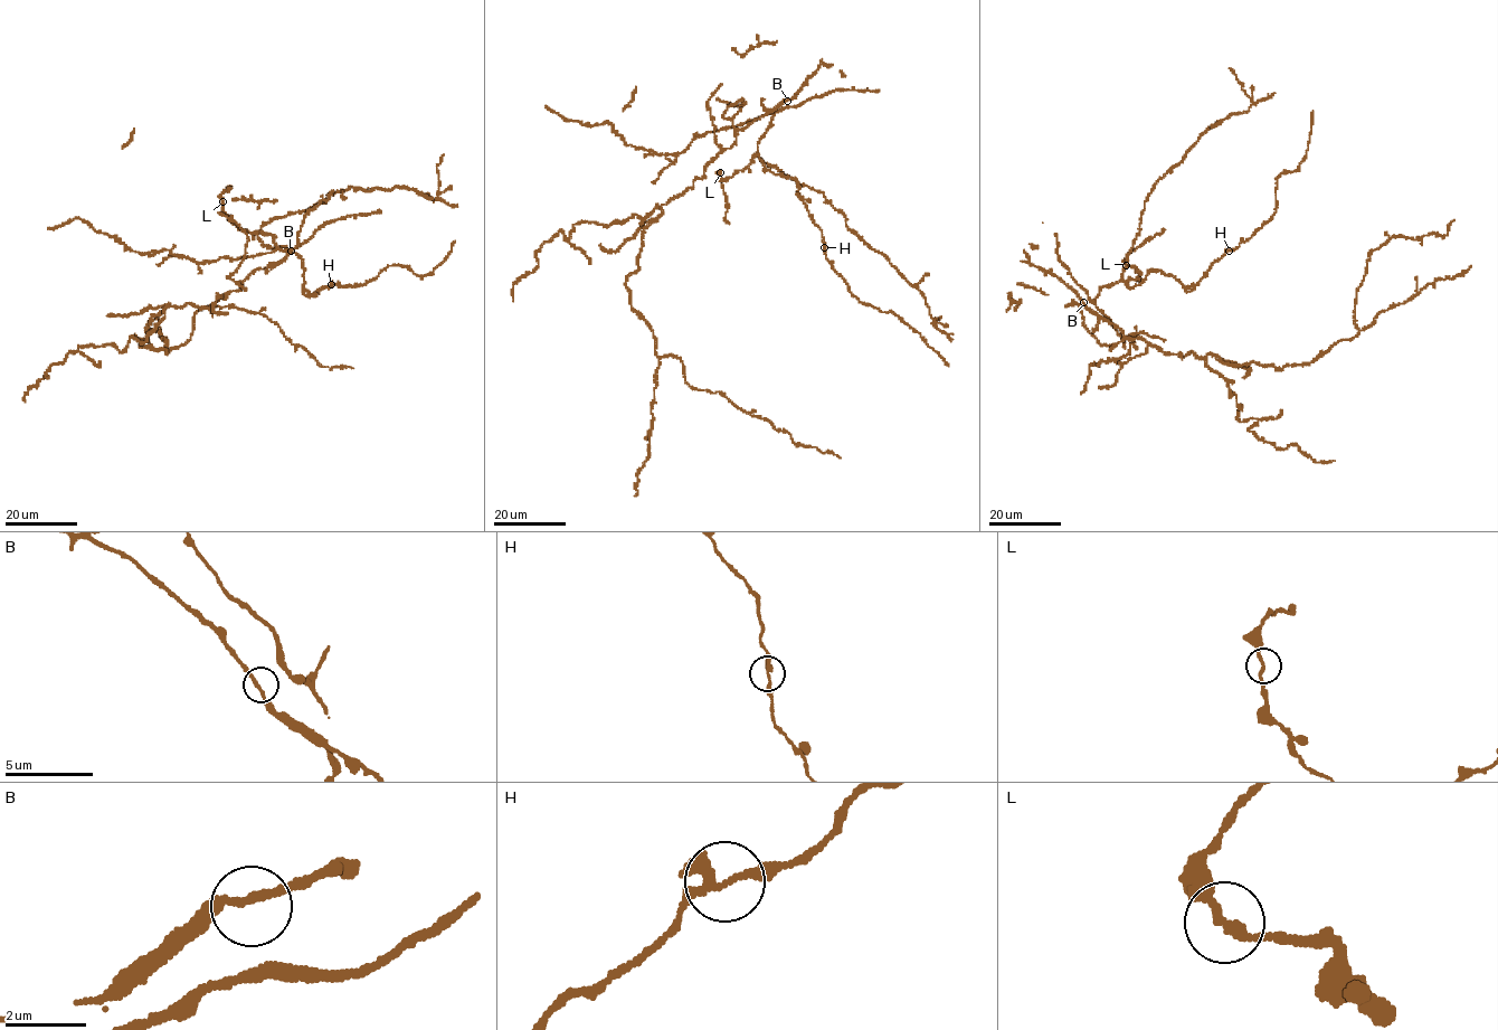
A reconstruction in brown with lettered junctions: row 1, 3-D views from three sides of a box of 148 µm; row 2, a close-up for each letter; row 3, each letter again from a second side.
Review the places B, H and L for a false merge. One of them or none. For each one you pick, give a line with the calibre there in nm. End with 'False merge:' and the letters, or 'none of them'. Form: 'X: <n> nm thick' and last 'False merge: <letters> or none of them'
False merge: none of them

